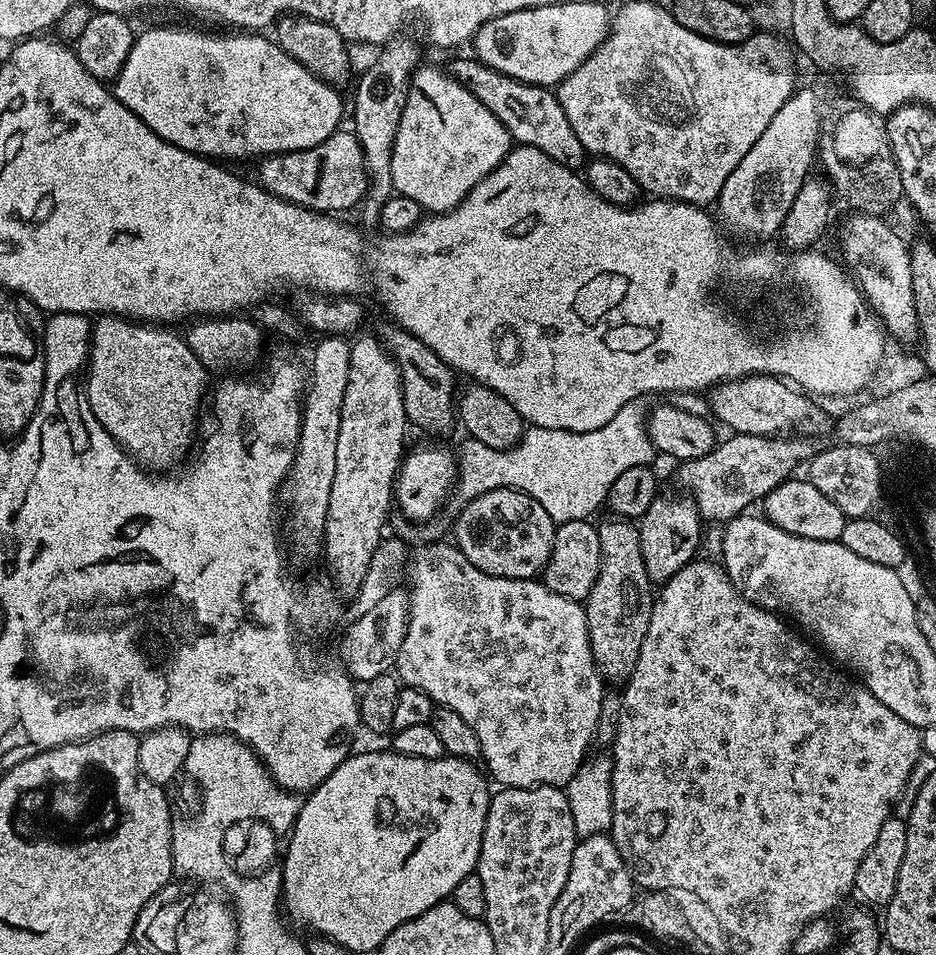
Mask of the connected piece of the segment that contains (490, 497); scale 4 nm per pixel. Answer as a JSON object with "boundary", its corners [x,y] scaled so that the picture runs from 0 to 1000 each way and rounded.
{"boundary":[[[533,511],[506,520],[493,532],[485,570],[511,597],[546,607],[566,607],[580,600],[592,576],[596,549],[566,517]]]}

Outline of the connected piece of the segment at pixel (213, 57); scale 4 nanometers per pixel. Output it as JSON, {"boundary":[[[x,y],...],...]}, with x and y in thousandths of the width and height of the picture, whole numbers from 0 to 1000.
{"boundary":[[[162,29],[144,39],[141,43],[141,51],[125,77],[122,85],[122,99],[129,105],[143,120],[152,124],[169,145],[182,149],[200,159],[206,159],[208,163],[225,165],[231,170],[245,170],[244,168],[265,168],[268,163],[281,165],[284,163],[297,163],[301,159],[317,159],[340,153],[340,149],[348,149],[348,145],[356,142],[364,133],[363,125],[369,125],[370,109],[363,106],[363,101],[356,89],[349,88],[344,82],[340,82],[327,69],[323,69],[310,57],[306,57],[297,49],[294,41],[282,36],[248,36],[252,38],[230,38],[226,34],[208,34],[205,29]]]}

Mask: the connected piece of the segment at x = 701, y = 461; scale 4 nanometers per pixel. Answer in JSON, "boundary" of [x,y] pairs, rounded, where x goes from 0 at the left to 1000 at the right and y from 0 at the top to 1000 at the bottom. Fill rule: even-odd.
{"boundary":[[[790,454],[779,455],[779,461],[770,460],[764,471],[754,475],[750,480],[730,483],[726,490],[728,512],[734,513],[740,526],[746,530],[749,541],[753,546],[769,545],[777,547],[784,541],[798,537],[803,527],[815,525],[816,520],[822,519],[830,509],[847,497],[846,494],[855,485],[868,482],[873,472],[871,460],[860,459],[855,454],[837,457],[793,457]]]}

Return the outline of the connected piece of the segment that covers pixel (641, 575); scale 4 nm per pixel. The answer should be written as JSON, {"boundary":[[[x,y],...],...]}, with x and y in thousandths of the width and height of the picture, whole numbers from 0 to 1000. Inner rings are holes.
{"boundary":[[[649,543],[643,547],[640,546],[639,549],[639,563],[643,572],[641,600],[630,618],[628,627],[623,629],[623,635],[637,701],[641,703],[642,709],[651,717],[666,718],[670,716],[673,706],[682,693],[682,681],[686,681],[686,668],[690,668],[690,655],[694,655],[699,613],[690,601],[690,588],[686,588],[683,552],[674,545]]]}

